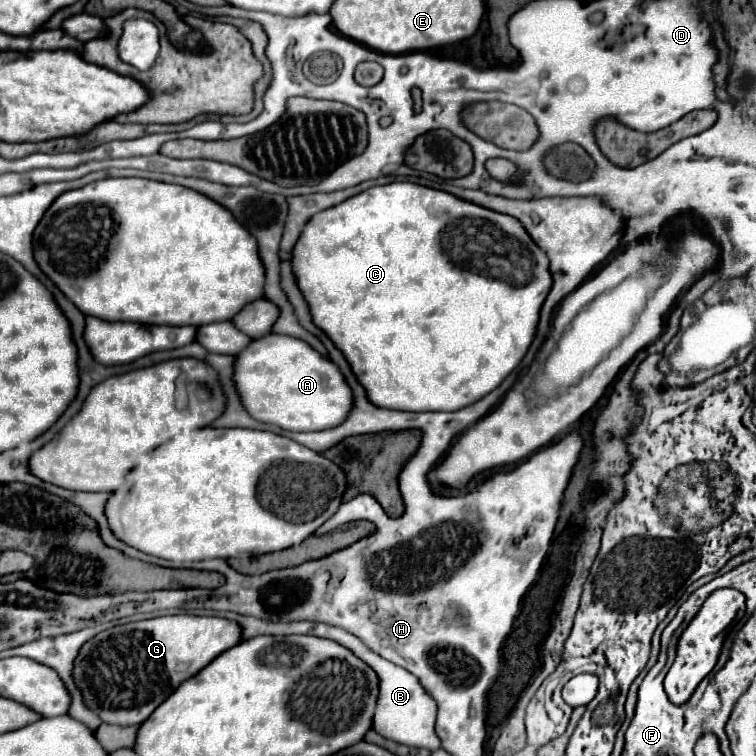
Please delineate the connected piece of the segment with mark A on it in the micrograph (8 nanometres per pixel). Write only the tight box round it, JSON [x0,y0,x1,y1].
[233,333,353,431]

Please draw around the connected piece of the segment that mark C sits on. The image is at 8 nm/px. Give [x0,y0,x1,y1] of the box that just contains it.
[291,181,551,411]

